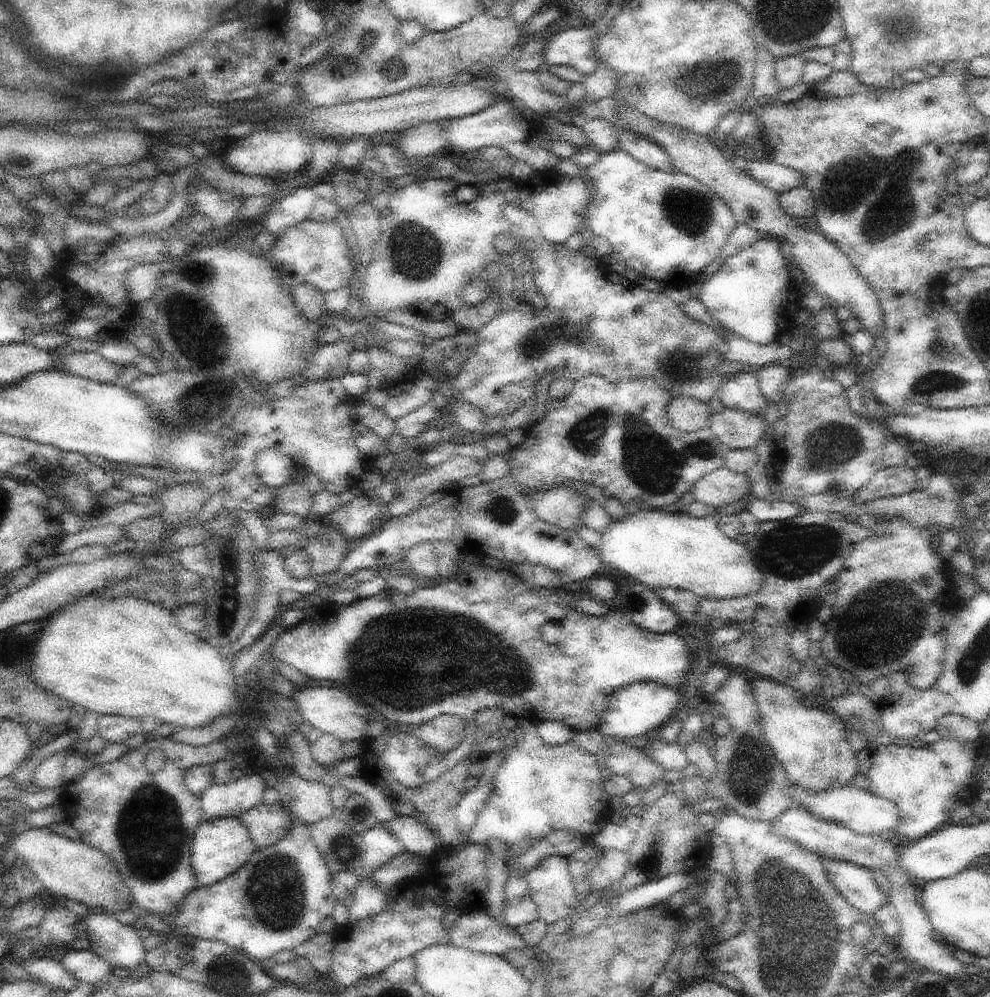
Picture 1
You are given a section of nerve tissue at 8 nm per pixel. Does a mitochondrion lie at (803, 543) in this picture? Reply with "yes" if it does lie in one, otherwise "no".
yes

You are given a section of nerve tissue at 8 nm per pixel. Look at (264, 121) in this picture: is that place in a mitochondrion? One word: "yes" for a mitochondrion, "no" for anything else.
no

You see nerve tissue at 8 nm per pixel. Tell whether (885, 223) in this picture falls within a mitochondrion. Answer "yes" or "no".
yes

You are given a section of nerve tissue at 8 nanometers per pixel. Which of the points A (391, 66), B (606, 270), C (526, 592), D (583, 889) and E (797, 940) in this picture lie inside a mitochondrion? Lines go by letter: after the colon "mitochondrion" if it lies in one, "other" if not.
A: mitochondrion
B: other
C: other
D: other
E: mitochondrion

